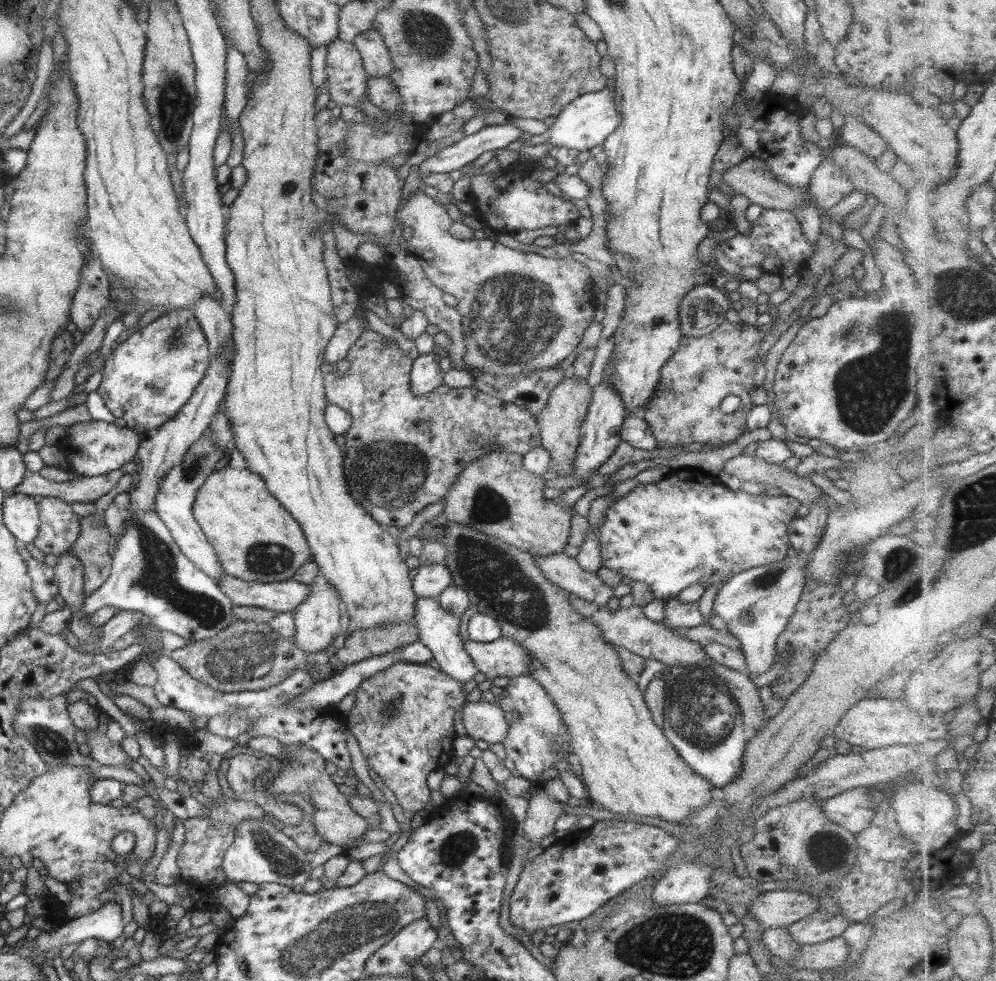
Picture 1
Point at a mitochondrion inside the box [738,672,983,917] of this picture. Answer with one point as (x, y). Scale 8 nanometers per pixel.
(823, 849)

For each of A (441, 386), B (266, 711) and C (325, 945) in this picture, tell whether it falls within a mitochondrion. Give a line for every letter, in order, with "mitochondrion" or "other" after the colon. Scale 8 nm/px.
A: other
B: mitochondrion
C: mitochondrion

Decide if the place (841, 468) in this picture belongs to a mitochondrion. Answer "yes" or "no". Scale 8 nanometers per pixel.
no

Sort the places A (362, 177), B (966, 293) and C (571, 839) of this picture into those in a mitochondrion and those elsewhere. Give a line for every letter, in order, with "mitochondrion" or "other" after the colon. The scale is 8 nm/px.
A: other
B: mitochondrion
C: other

